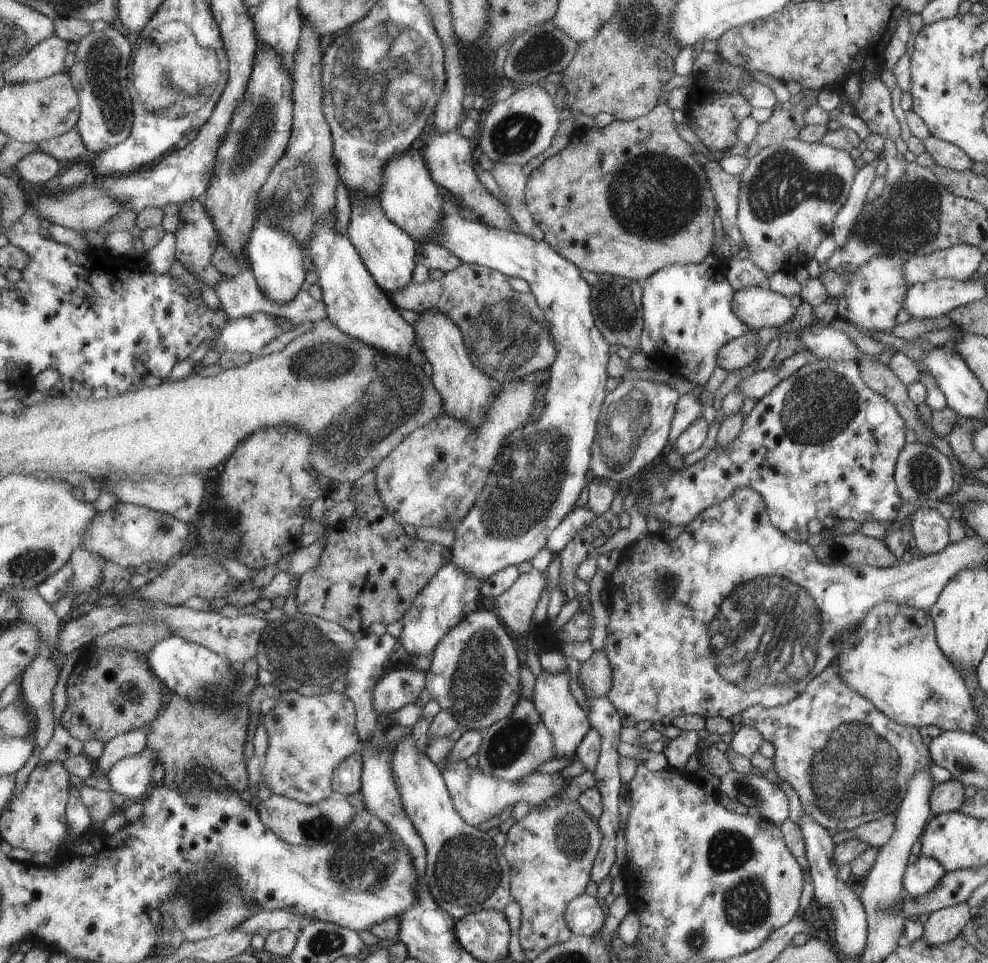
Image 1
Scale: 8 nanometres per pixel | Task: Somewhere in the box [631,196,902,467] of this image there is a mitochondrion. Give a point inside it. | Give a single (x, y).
(817, 408)

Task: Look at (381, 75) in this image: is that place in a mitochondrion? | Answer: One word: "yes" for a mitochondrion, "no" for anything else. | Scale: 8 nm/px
yes

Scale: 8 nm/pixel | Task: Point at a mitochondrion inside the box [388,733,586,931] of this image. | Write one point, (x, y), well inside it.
(468, 870)

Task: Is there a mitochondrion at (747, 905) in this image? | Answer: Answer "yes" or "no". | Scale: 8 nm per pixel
yes

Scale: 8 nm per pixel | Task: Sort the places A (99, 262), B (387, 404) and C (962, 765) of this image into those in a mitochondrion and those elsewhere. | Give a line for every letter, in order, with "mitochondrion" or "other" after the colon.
A: other
B: mitochondrion
C: mitochondrion

